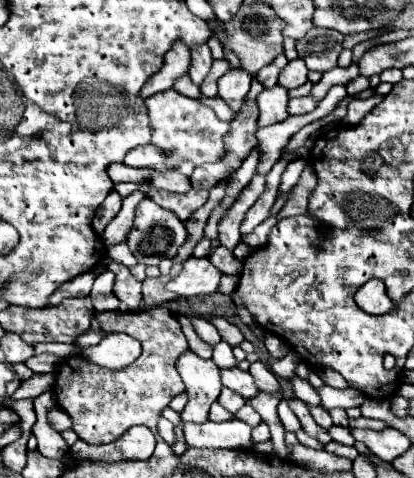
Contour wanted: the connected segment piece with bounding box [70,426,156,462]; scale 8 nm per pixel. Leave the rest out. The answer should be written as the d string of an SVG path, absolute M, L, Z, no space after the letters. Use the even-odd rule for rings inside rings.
M132 426L122 434L118 440L102 446L90 446L82 440L78 440L70 452L76 460L108 460L108 462L118 462L118 460L148 460L154 452L154 434L146 426Z

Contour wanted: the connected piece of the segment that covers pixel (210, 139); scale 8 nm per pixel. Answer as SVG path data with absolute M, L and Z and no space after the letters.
M170 88L168 92L158 92L156 96L150 96L146 100L146 110L152 128L150 144L168 152L168 160L164 162L166 168L174 170L186 160L190 160L194 166L202 166L208 162L216 162L224 156L224 136L230 130L230 126L202 102L180 96Z

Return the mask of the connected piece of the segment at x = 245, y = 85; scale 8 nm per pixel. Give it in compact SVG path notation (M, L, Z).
M230 68L230 72L226 72L220 80L218 80L218 96L234 110L238 112L240 106L244 104L244 96L250 90L250 82L252 76L244 70L236 70Z

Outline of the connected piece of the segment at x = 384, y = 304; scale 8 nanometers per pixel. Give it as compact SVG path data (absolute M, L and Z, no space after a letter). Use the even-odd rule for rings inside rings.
M368 280L356 292L356 304L368 314L386 314L392 308L392 300L386 296L382 280Z

